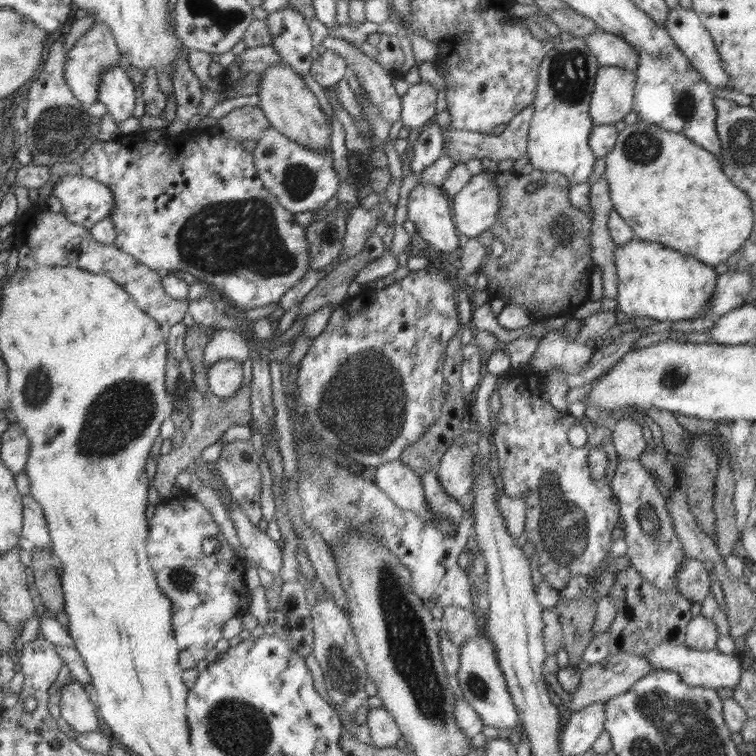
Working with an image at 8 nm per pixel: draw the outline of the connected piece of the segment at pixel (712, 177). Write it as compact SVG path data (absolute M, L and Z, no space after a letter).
M638 120L634 124L626 125L623 130L617 132L616 144L611 148L611 151L606 157L606 168L603 173L603 178L607 180L610 189L610 198L613 204L613 210L624 220L624 223L630 227L635 234L634 238L641 241L650 241L660 243L662 246L677 250L686 255L693 256L700 262L708 266L716 267L720 262L725 262L738 252L739 248L751 236L754 230L754 215L752 212L750 198L746 196L743 189L738 188L729 178L724 174L719 159L715 154L708 150L704 150L698 144L694 144L686 135L675 133L672 131L664 130L659 126Z

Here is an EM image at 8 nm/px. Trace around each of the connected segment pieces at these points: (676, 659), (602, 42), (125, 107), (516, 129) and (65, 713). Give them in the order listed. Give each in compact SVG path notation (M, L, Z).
M661 644L654 646L647 653L642 654L653 664L654 669L677 672L682 682L692 686L703 686L716 689L735 688L740 682L740 674L746 667L746 660L737 654L722 654L717 649L696 650L686 645L674 646L673 644Z
M594 31L585 36L585 43L599 65L619 66L632 73L636 72L637 54L621 36L604 31Z
M114 65L105 71L100 80L99 101L118 124L129 129L136 104L135 86L125 73L124 65Z
M528 105L524 110L521 110L512 120L507 124L505 131L497 136L494 133L489 135L484 133L477 133L467 130L460 130L451 127L450 129L442 129L443 138L447 138L445 147L443 145L443 154L461 160L465 163L472 158L489 158L493 162L500 162L501 160L515 160L520 158L523 154L527 154L527 138L529 133L529 124L533 117L534 107Z
M70 677L66 684L58 689L58 692L60 692L61 696L59 701L61 716L77 733L96 732L99 730L97 708L89 699L89 693L84 685L75 678Z

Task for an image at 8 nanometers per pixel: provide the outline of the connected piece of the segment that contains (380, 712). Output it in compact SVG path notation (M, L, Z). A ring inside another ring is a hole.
M383 707L369 710L366 726L370 731L371 744L378 748L394 747L403 738L394 717Z

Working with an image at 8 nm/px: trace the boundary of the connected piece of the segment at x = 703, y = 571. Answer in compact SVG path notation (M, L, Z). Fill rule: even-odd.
M686 558L678 568L677 590L693 603L700 603L710 591L710 575L705 564Z

